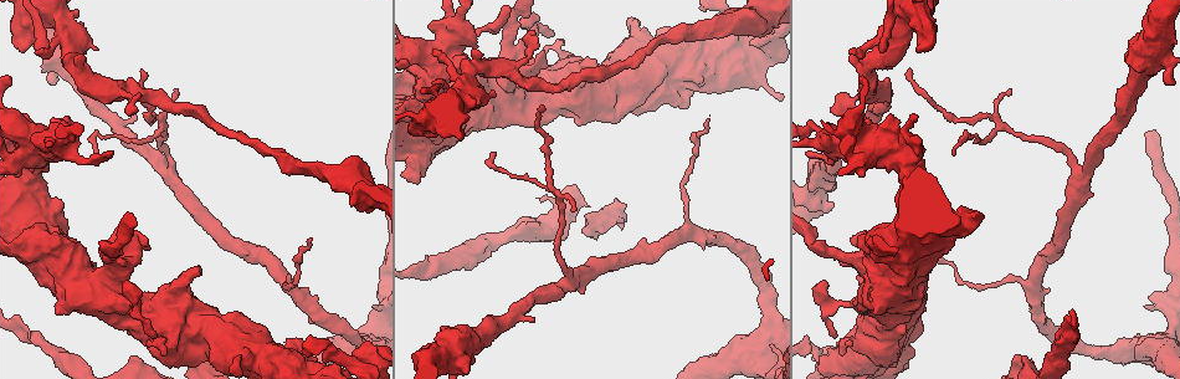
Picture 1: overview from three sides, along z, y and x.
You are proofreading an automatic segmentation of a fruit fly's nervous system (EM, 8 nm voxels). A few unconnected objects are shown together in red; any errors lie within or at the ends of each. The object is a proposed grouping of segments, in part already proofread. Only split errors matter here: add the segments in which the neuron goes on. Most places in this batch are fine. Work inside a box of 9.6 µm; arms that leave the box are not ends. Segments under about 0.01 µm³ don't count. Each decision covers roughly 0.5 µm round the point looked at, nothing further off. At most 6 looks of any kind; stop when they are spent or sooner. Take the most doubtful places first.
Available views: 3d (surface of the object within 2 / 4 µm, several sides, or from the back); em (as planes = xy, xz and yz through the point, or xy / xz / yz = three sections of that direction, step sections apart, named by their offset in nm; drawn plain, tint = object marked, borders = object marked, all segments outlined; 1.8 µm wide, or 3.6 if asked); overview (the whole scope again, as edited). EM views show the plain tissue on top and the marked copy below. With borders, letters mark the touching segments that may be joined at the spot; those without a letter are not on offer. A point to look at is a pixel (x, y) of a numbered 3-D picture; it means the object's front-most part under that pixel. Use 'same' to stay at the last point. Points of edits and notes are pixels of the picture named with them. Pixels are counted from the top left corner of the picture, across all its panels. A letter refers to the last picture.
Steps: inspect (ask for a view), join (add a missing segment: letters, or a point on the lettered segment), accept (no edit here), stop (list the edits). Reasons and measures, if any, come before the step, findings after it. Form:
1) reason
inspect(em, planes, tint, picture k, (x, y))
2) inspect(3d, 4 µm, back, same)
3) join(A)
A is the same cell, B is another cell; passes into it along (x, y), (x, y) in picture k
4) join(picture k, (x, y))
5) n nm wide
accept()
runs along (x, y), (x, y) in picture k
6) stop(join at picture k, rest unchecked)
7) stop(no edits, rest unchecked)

inspect(3d, 4 µm, picture 1, (1018, 356))

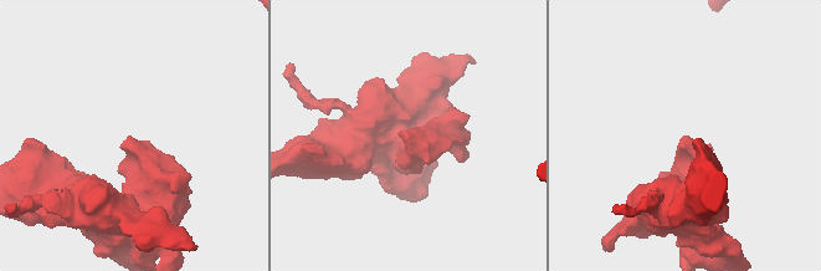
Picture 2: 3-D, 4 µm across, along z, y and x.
inspect(em, planes, borders, picture 2, (687, 135))

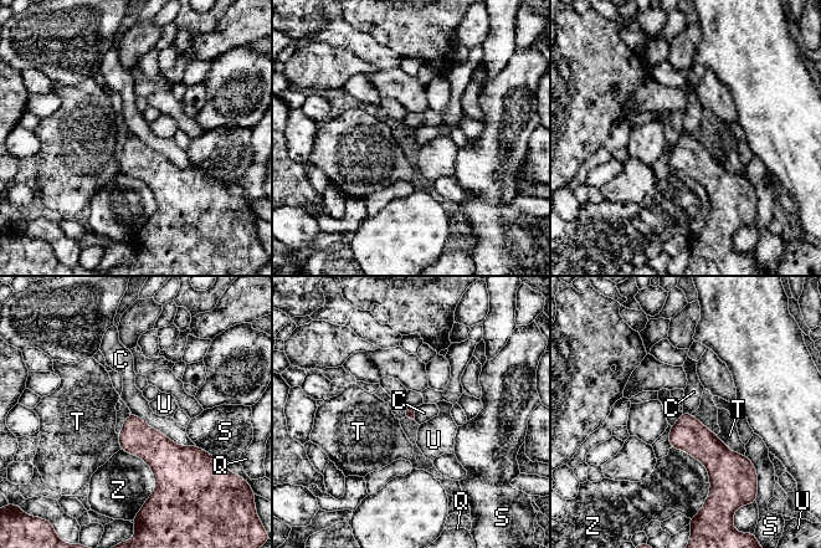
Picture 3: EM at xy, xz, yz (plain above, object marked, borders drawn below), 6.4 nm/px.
C touches over 480 nm
accept()
C, Q, S, T, U and Z are other cells; border along (131, 411), (176, 444), (195, 445) in picture 3; none of them fits

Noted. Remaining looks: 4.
thin end
inspect(em, yz, step 16, borders, picture 1, (309, 238))

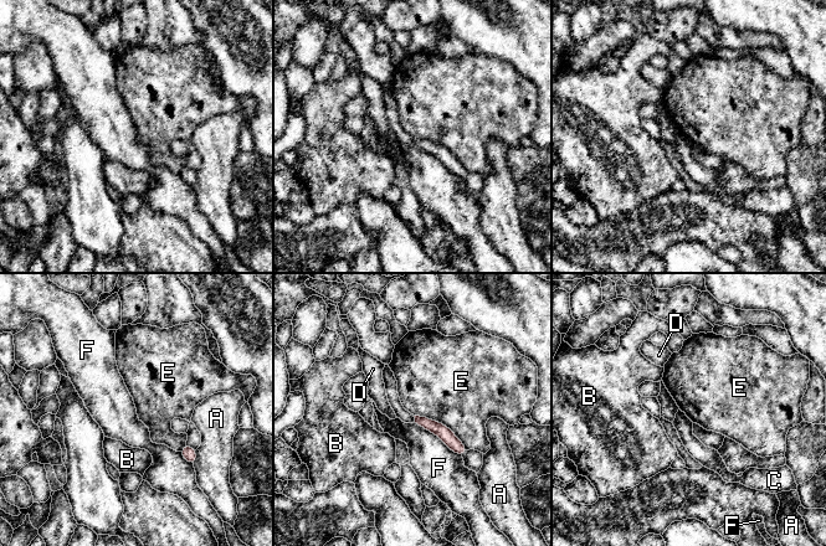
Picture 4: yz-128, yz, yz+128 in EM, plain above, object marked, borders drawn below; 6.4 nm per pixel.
inspect(em, planes, borders, same)

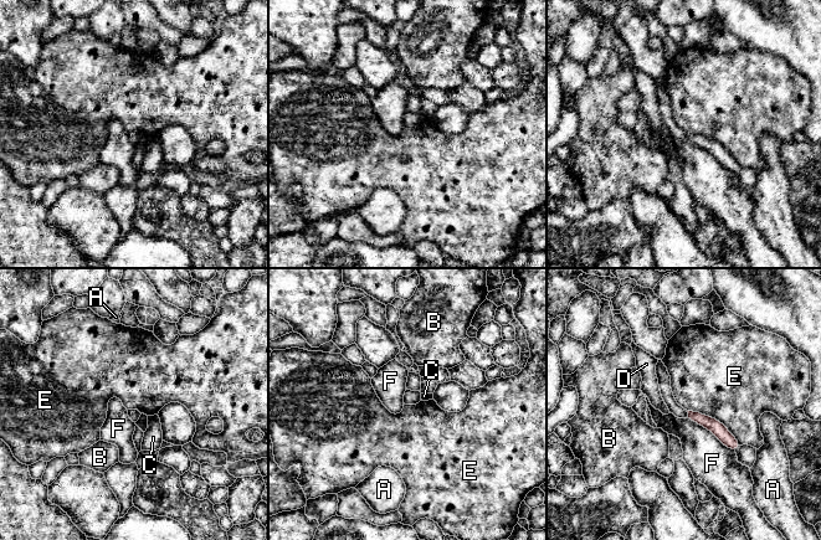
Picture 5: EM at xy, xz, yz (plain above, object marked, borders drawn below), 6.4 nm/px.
accept()
A, B, C, D, E and F are other cells; runs along (691, 415), (712, 423), (735, 446) in picture 5; none of them fits

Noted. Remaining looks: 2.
sudden change in width
inspect(em, planes, borders, picture 1, (907, 154))

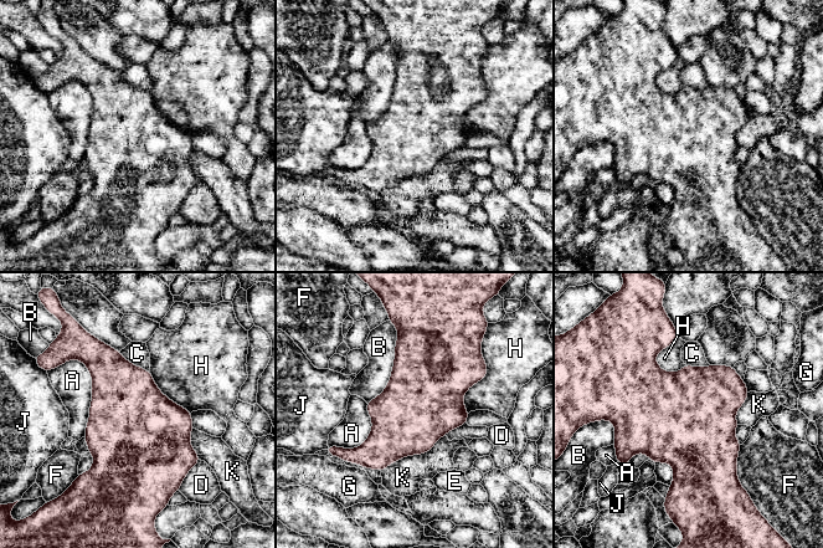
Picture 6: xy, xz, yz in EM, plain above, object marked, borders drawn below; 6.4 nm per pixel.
500 nm wide
accept()
A, B, C, D, E, F, G, H, J and K are other cells; border along (678, 336), (656, 356), (667, 373) in picture 6; none of them fits

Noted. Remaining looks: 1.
stop(no edits, rest unchecked)

